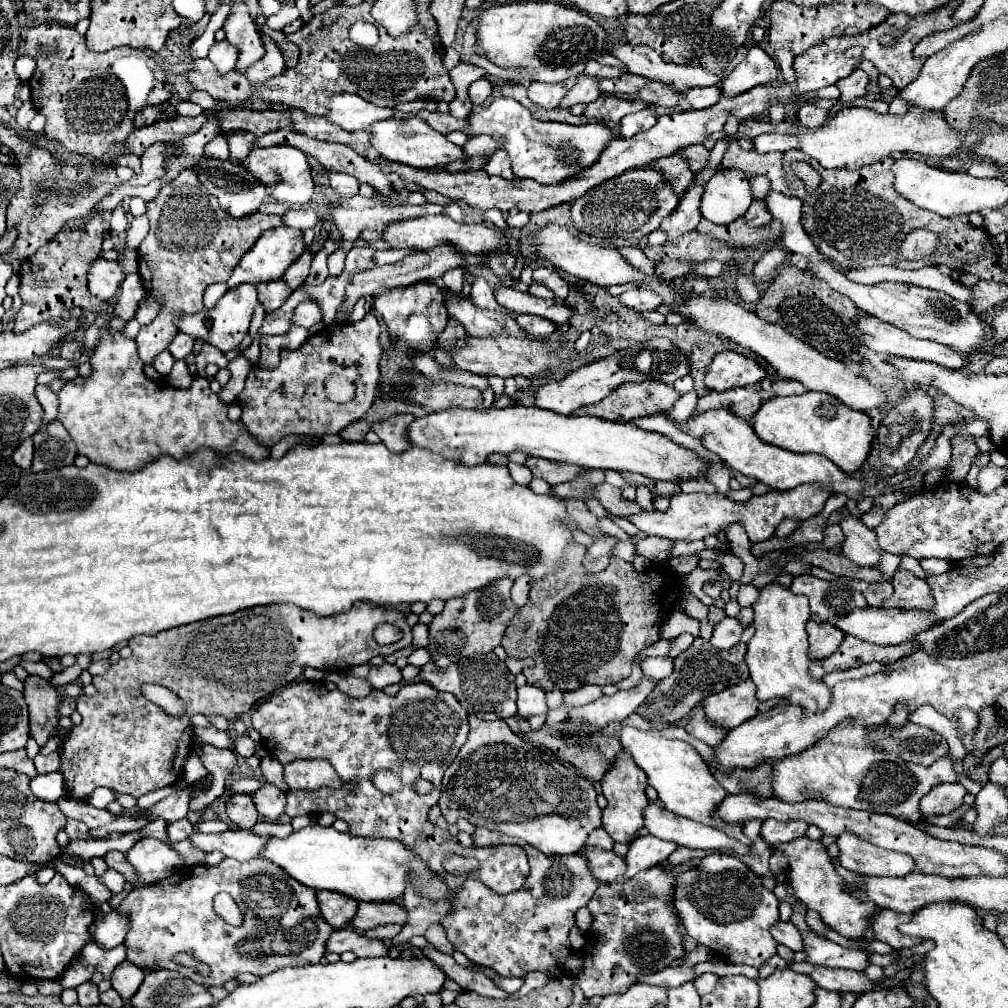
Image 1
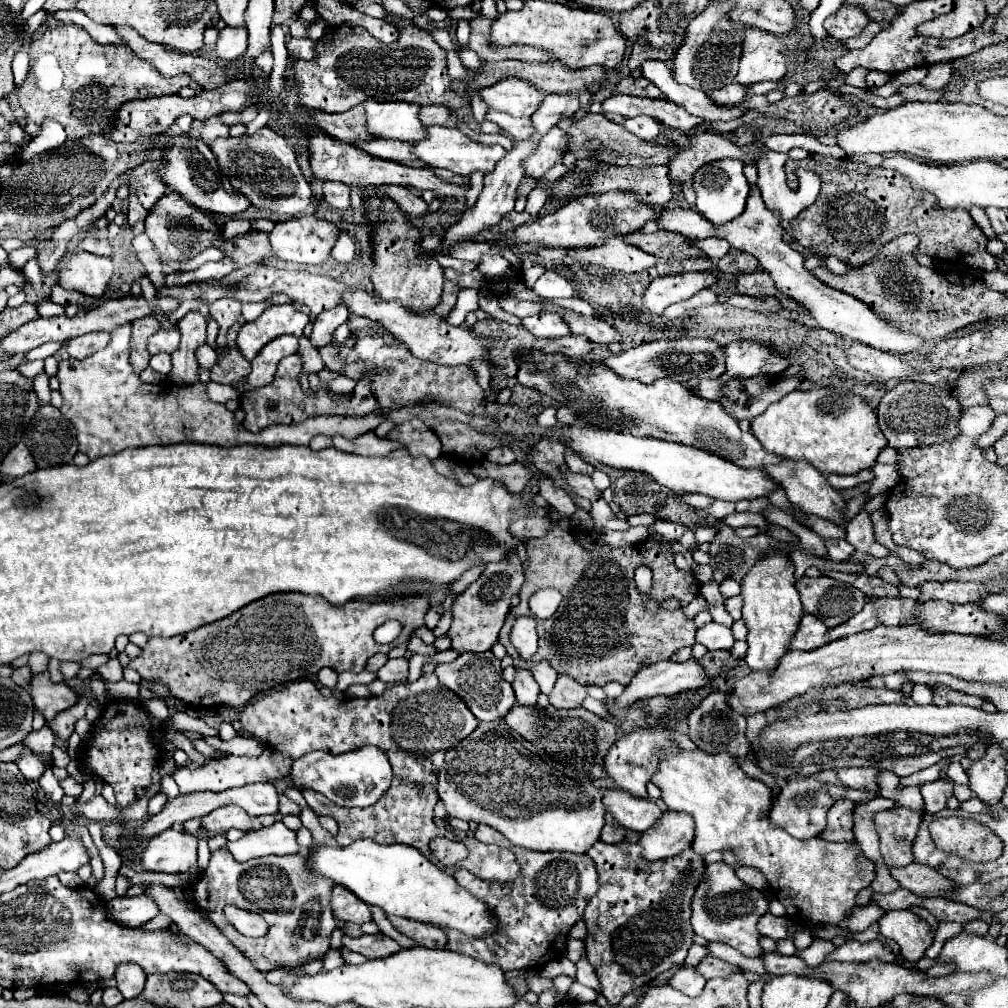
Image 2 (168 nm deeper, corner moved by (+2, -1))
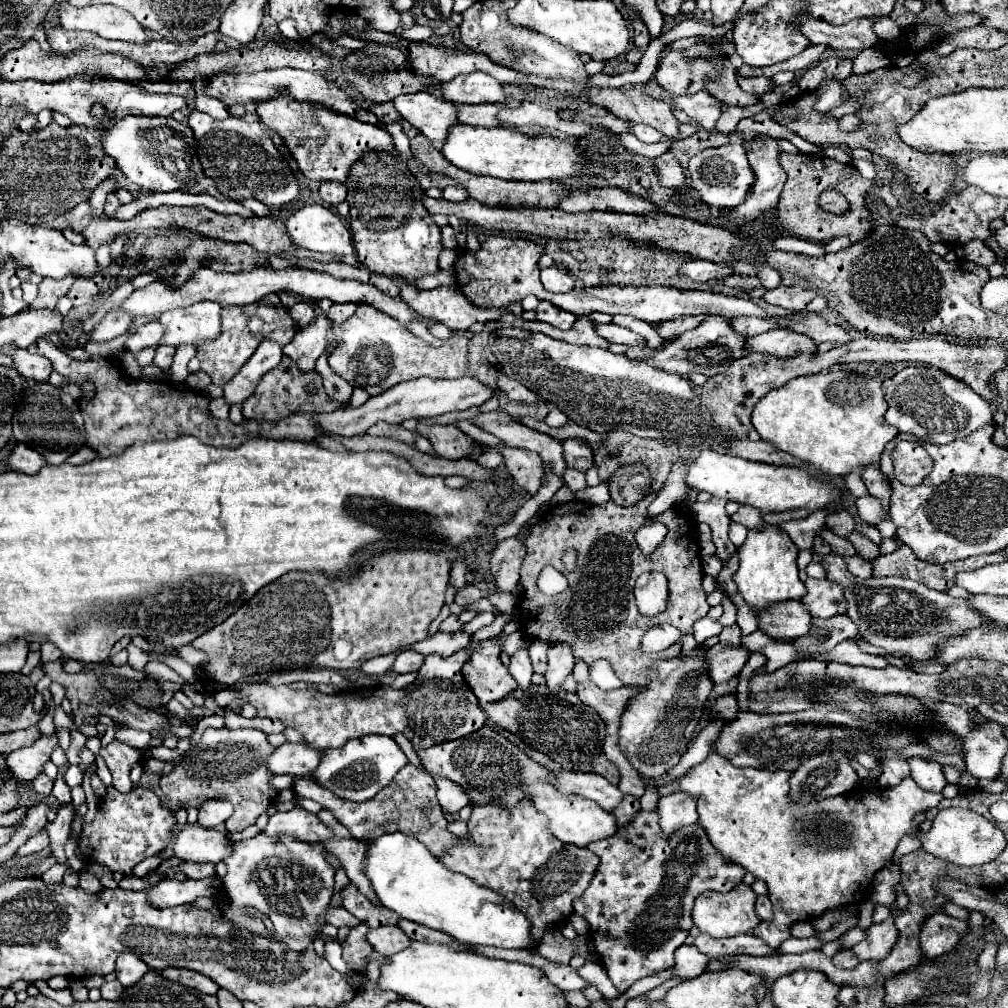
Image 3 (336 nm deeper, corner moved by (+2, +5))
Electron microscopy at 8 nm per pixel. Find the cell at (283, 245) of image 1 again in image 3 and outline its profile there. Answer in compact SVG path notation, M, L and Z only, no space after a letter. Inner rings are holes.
M310 204L284 220L284 232L294 246L322 254L352 254L352 234L328 208Z

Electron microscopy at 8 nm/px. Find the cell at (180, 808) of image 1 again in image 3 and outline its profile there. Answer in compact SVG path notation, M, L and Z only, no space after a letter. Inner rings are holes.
M286 742L266 758L266 768L272 774L290 774L290 776L308 776L320 762L320 754L304 744Z

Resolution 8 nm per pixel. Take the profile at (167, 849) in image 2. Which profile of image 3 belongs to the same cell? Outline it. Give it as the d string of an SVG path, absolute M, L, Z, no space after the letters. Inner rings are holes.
M198 824L180 830L174 846L174 856L182 862L220 862L230 854L230 840L218 830L206 830Z

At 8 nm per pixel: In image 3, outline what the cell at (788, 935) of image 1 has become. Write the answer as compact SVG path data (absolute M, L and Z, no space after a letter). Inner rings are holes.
M758 896L756 900L756 914L762 922L770 922L772 918L772 902L768 896Z

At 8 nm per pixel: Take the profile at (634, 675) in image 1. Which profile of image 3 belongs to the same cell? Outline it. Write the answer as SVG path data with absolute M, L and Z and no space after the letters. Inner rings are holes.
M602 660L594 662L594 666L590 670L590 680L598 688L602 688L602 690L614 690L614 688L620 688L622 686L622 682L618 680L618 676L610 668L610 664L608 662L602 662Z

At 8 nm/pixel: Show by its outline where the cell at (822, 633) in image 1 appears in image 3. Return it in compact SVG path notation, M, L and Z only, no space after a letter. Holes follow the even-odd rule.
M802 602L774 604L758 614L758 628L774 640L798 640L810 632L812 616Z

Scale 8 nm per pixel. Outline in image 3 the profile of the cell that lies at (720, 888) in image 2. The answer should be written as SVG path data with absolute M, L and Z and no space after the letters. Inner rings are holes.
M746 884L734 886L726 894L708 890L708 892L704 892L696 898L696 904L694 904L694 910L692 910L692 920L700 928L700 932L710 934L712 938L730 938L730 936L746 934L748 930L752 930L760 924L760 920L754 912L754 904L756 904L756 894Z

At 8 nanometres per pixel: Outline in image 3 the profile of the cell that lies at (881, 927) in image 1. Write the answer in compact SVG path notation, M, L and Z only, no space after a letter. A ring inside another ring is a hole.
M944 912L932 914L922 922L920 950L926 954L926 958L934 960L954 950L966 932L968 932L968 924L964 920L952 918Z

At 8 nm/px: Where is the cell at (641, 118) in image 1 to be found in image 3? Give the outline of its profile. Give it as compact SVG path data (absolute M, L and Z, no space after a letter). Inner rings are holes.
M634 124L634 126L632 126L632 132L634 132L642 142L660 142L660 140L664 140L664 136L662 136L658 130L654 130L652 126L646 126L646 124Z

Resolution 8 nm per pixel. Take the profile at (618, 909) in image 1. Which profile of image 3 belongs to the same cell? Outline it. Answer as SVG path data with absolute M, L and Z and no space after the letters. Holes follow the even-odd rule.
M638 812L630 824L618 828L618 832L610 838L592 842L588 850L600 858L600 866L586 892L576 898L572 906L576 914L588 920L596 954L620 992L626 992L636 980L644 976L652 976L674 966L674 950L684 944L690 928L694 926L692 906L702 892L730 892L732 886L738 886L746 876L744 866L726 862L722 854L718 854L700 824L688 826L668 840L662 838L656 812Z

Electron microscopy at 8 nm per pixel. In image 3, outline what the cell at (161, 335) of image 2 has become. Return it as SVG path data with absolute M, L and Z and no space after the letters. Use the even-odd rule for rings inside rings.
M152 320L152 322L140 326L140 328L136 330L136 334L132 334L132 336L126 340L126 348L132 350L134 354L140 352L140 350L144 350L144 348L156 348L156 346L160 344L162 334L164 334L164 330L162 330L160 322L158 322L158 320Z

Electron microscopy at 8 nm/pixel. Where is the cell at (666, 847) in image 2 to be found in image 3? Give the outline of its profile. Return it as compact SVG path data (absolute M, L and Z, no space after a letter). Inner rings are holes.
M674 792L670 796L660 798L656 812L660 816L660 828L662 828L664 838L670 838L682 828L698 822L696 802L684 792Z

